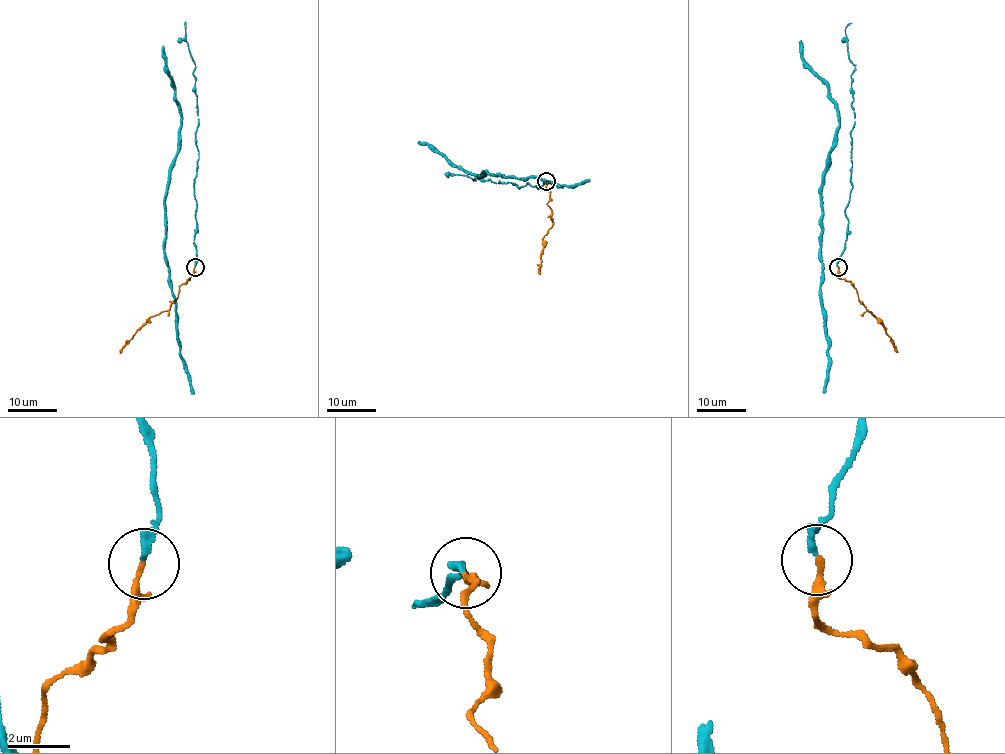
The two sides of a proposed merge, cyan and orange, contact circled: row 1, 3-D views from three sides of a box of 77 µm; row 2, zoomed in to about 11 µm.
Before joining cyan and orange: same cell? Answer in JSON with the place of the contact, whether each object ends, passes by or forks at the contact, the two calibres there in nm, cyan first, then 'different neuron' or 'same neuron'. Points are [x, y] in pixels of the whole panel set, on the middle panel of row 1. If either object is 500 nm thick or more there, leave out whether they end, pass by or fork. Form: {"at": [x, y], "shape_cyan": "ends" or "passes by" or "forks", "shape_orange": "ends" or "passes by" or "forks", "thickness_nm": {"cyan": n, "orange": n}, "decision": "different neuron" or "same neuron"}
{"at": [546, 181], "shape_cyan": "ends", "shape_orange": "passes by", "thickness_nm": {"cyan": 240, "orange": 130}, "decision": "same neuron"}

